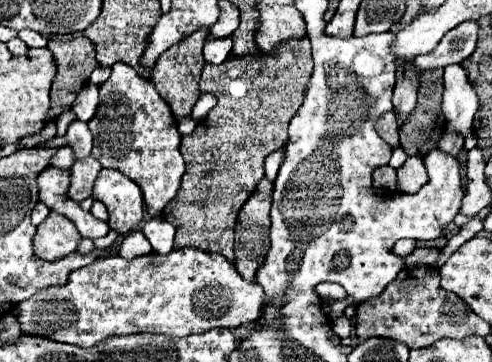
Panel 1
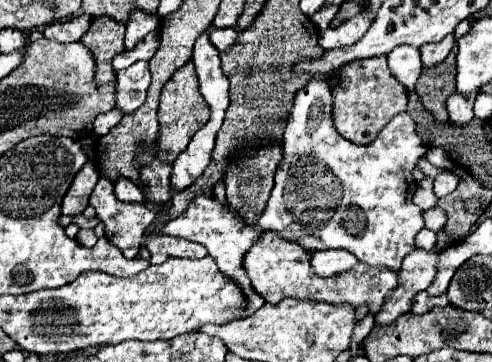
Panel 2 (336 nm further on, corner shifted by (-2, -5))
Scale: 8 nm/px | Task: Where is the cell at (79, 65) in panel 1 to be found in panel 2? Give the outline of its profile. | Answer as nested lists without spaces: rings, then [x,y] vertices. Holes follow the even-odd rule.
[[[98,17],[94,19],[86,35],[80,39],[80,43],[84,43],[96,59],[94,83],[98,87],[112,83],[116,79],[116,73],[112,69],[112,59],[124,51],[124,31],[126,27],[116,23],[114,19]]]

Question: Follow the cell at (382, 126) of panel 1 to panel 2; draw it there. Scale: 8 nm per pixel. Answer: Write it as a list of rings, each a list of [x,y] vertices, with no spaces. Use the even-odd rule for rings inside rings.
[[[386,57],[358,59],[338,69],[336,73],[342,83],[334,91],[334,125],[352,143],[368,145],[376,139],[380,129],[398,113],[406,111],[406,91],[390,75]]]

